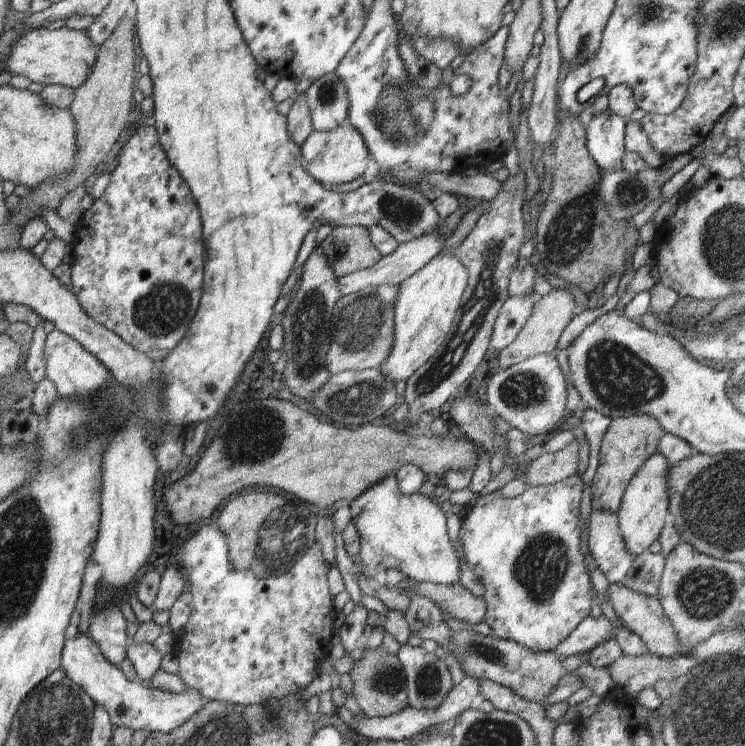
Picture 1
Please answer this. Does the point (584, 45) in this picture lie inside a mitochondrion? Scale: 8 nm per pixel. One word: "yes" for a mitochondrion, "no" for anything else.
yes

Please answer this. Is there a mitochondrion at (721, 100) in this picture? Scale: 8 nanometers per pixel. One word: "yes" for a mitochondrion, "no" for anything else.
no

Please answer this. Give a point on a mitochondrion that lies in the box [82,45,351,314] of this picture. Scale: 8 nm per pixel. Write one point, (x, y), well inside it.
(327, 93)

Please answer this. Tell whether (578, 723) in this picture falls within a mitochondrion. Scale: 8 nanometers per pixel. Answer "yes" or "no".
no

